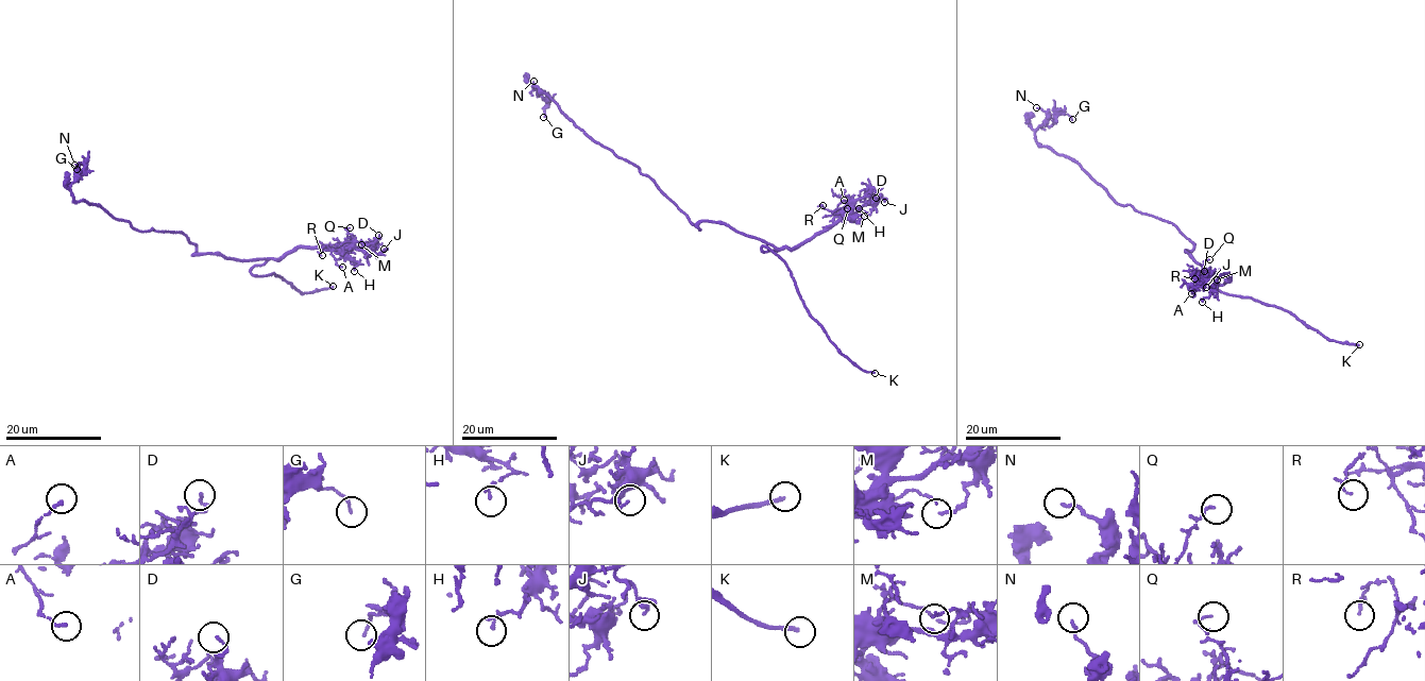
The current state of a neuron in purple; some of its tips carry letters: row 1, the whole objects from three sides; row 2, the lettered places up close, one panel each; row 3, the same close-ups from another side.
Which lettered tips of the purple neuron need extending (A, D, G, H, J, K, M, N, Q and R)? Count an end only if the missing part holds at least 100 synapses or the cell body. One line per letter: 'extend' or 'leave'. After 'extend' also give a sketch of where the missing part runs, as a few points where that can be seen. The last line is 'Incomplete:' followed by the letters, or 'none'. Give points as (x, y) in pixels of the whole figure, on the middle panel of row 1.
A: leave
D: leave
G: leave
H: leave
J: leave
K: extend | (875, 373), (896, 380), (931, 377), (945, 380)
M: leave
N: leave
Q: leave
R: leave
Incomplete: K

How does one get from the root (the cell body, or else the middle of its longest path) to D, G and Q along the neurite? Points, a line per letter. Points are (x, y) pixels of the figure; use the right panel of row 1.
D: (1187, 250), (1204, 268), (1230, 279), (1226, 272), (1205, 282), (1204, 271)
G: (1187, 250), (1193, 244), (1174, 225), (1116, 203), (1078, 164), (1036, 141), (1035, 130), (1058, 114), (1072, 119)
Q: (1187, 250), (1204, 268), (1230, 279), (1226, 272), (1214, 279), (1203, 274), (1201, 267), (1209, 259)

